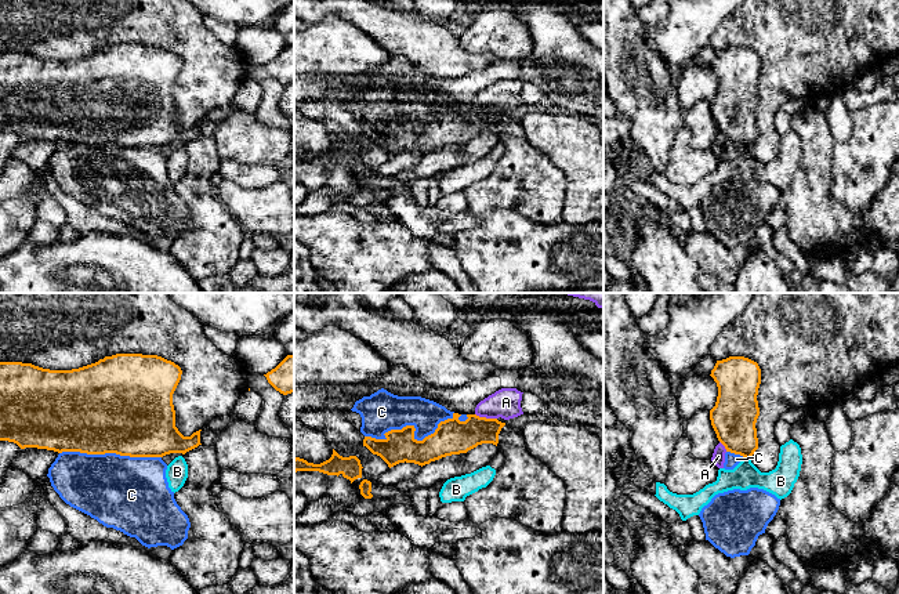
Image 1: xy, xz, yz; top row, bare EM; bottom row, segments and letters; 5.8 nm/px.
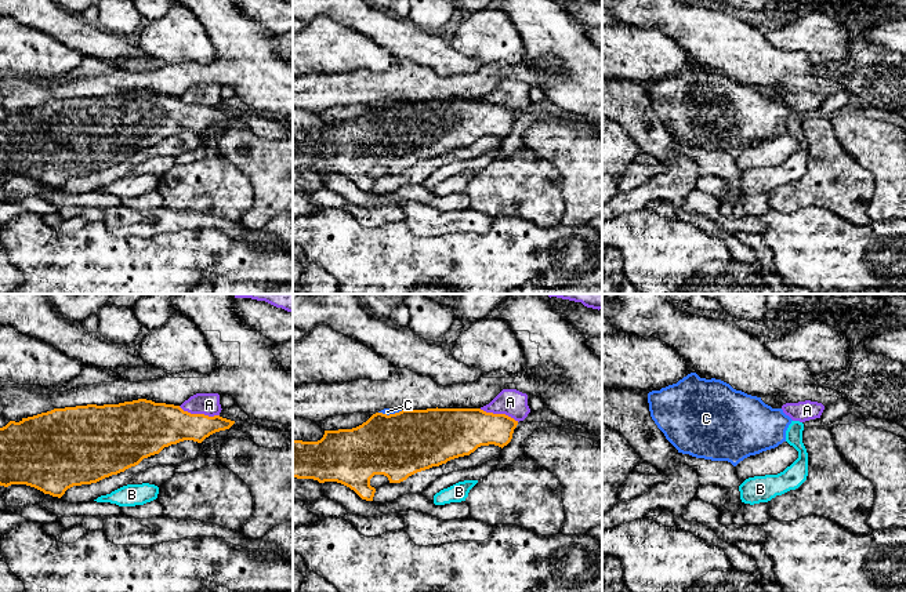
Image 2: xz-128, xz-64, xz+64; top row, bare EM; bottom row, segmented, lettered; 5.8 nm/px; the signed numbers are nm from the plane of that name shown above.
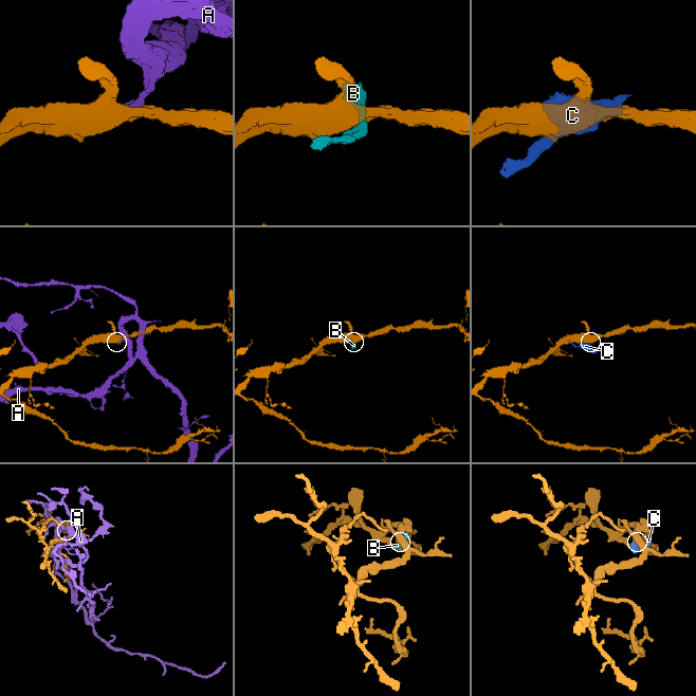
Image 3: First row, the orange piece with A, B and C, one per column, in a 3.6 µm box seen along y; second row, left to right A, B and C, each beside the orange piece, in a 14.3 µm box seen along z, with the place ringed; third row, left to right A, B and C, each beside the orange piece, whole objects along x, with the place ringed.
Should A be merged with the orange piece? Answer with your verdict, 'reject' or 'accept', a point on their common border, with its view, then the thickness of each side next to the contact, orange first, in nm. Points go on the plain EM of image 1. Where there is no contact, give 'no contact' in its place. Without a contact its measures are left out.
reject | xz (485, 108) | 200/170 nm

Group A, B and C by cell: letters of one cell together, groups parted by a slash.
A / B / C

